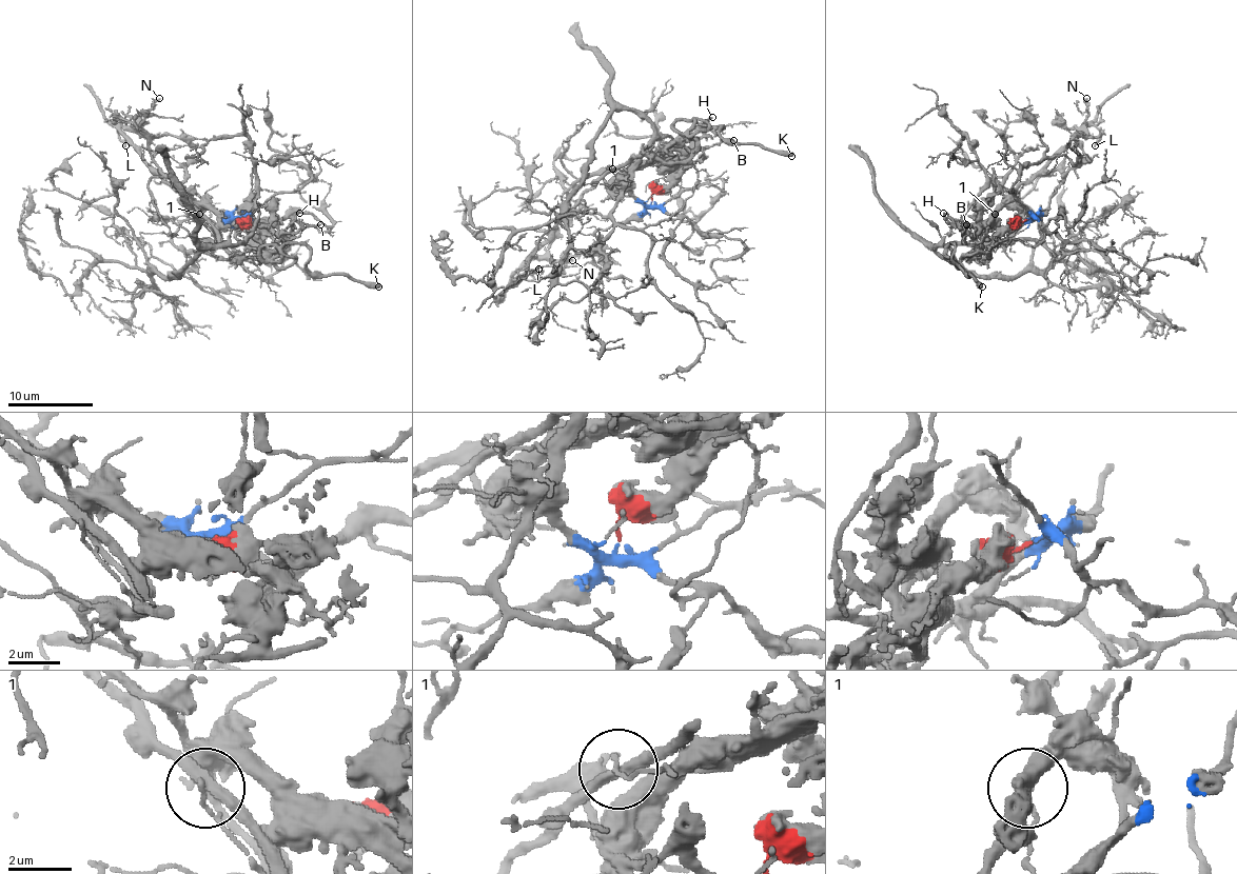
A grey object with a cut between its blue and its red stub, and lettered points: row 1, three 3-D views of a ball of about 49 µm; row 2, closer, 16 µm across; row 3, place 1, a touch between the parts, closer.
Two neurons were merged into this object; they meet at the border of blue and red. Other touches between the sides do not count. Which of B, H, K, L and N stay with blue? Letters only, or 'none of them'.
none of them

